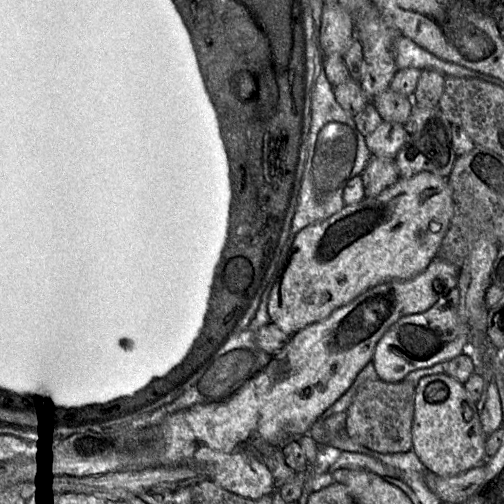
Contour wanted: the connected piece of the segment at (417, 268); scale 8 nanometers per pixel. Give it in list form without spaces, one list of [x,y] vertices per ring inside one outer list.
[[[420,172],[410,178],[399,178],[395,184],[386,188],[374,197],[364,197],[354,205],[345,206],[341,211],[331,217],[303,228],[295,237],[288,256],[288,263],[276,283],[271,288],[267,311],[270,321],[289,336],[294,335],[304,327],[327,318],[334,310],[344,306],[360,294],[378,284],[391,280],[407,280],[423,272],[430,262],[437,256],[437,252],[447,233],[451,219],[454,215],[454,201],[452,189],[448,178],[430,172]]]

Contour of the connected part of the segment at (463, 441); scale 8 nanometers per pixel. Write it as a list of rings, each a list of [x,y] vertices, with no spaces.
[[[444,371],[424,376],[418,381],[414,399],[411,450],[428,471],[438,476],[451,477],[485,464],[487,438],[481,426],[476,403],[470,399],[462,383]]]

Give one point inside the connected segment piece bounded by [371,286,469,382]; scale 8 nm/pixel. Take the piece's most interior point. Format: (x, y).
(421, 340)

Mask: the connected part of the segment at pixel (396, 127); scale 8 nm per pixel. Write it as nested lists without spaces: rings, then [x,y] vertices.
[[[383,121],[374,132],[365,137],[371,157],[395,160],[405,143],[406,133],[402,124]]]

